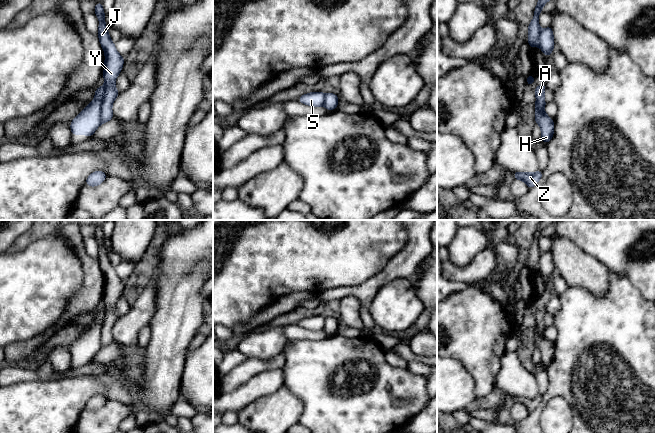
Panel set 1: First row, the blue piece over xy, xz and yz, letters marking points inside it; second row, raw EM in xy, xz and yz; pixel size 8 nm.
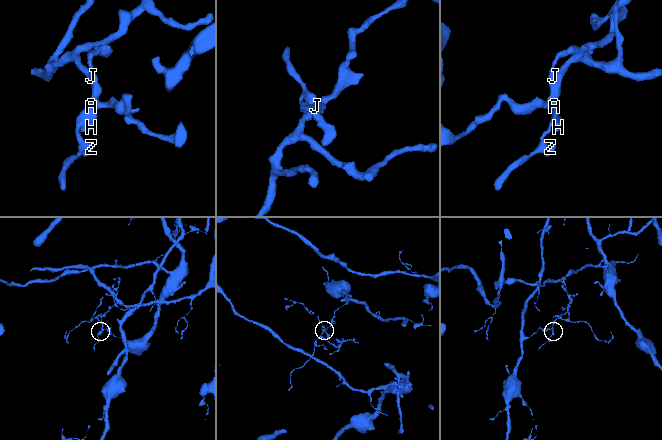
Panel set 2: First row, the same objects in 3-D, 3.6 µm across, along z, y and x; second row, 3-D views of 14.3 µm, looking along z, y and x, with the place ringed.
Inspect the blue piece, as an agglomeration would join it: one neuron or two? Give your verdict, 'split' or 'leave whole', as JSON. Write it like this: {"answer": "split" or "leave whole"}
{"answer": "split"}

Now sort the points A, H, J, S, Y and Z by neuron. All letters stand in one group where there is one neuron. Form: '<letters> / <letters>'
A S Z / H J Y

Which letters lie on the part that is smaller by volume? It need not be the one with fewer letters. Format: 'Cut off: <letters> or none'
Cut off: A, S, Z

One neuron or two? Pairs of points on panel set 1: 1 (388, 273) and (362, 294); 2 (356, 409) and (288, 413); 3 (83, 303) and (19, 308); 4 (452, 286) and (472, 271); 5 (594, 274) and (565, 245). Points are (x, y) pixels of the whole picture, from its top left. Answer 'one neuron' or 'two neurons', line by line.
1: one neuron
2: two neurons
3: two neurons
4: two neurons
5: one neuron

